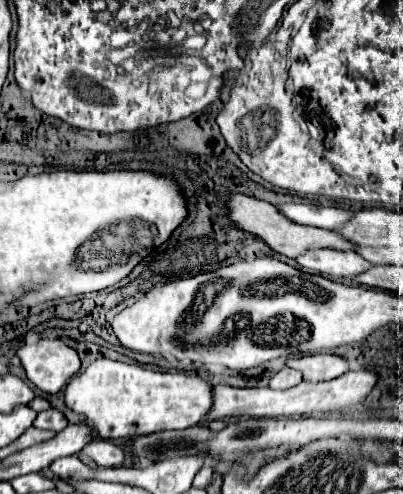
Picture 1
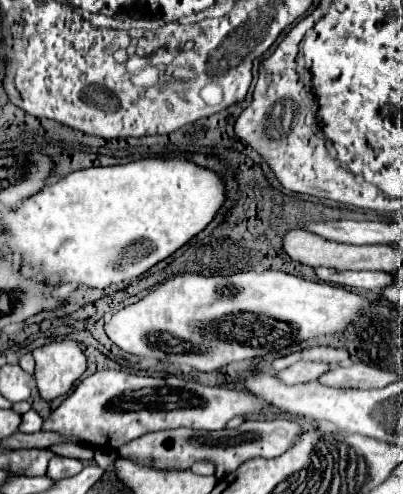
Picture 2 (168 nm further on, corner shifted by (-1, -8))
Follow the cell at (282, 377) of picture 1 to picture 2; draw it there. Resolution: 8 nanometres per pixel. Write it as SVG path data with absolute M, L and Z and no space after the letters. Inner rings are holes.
M297 362L293 366L289 366L287 370L279 372L277 378L287 384L287 386L293 386L293 384L303 384L303 382L309 382L309 380L317 380L323 372L327 372L329 366L327 364L317 364L317 362Z

